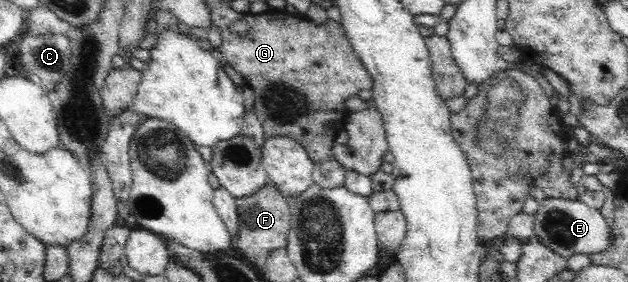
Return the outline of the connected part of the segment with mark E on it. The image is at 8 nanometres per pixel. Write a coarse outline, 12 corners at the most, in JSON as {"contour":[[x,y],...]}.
{"contour":[[546,198],[536,240],[565,260],[611,246],[600,210]]}

